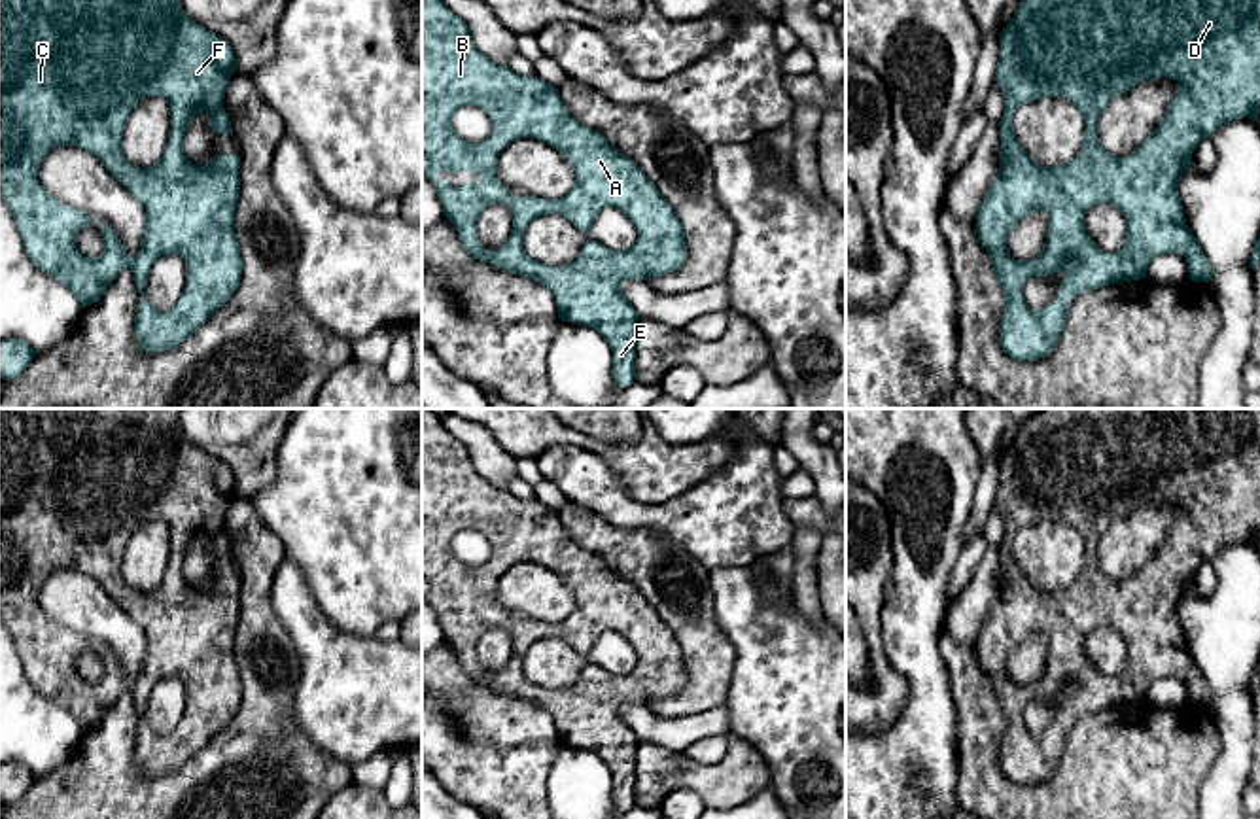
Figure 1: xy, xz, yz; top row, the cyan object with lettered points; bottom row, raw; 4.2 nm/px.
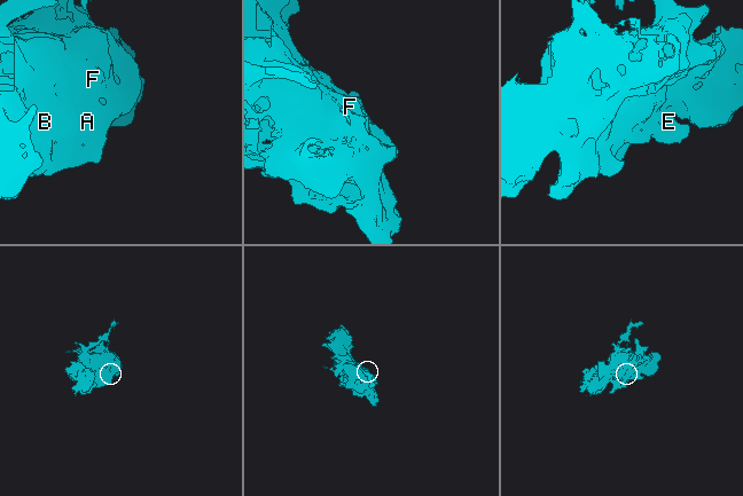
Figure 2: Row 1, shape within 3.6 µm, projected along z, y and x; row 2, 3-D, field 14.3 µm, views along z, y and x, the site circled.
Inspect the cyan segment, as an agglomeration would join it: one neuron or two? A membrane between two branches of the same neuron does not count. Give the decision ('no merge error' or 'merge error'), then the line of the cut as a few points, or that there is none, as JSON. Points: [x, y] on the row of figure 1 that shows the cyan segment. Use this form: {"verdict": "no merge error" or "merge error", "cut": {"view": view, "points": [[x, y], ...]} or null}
{"verdict": "no merge error", "cut": null}

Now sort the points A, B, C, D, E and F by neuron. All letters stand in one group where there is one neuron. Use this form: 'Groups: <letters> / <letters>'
Groups: A B C D E F

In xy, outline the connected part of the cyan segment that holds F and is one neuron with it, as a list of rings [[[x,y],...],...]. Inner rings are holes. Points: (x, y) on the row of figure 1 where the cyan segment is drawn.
[[[0,0],[0,199],[11,210],[30,261],[64,284],[81,303],[96,303],[112,280],[127,267],[134,272],[140,293],[134,333],[144,352],[163,352],[191,337],[236,291],[244,263],[235,235],[235,212],[240,189],[240,155],[214,155],[206,166],[193,165],[184,153],[184,138],[191,119],[204,112],[216,134],[231,136],[233,127],[223,108],[225,91],[236,72],[233,47],[189,19],[180,0]],[[146,96],[168,102],[170,132],[163,157],[148,168],[134,166],[121,149],[123,129],[136,104]],[[55,146],[78,146],[102,161],[106,170],[144,206],[146,233],[142,250],[131,257],[115,231],[102,223],[104,252],[85,257],[76,236],[91,225],[91,218],[53,199],[38,180],[44,157]],[[166,253],[185,263],[185,288],[178,303],[161,312],[144,301],[151,265]]]

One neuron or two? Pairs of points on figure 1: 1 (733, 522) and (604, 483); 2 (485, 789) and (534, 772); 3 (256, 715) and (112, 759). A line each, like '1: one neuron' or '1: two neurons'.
1: one neuron
2: one neuron
3: one neuron

